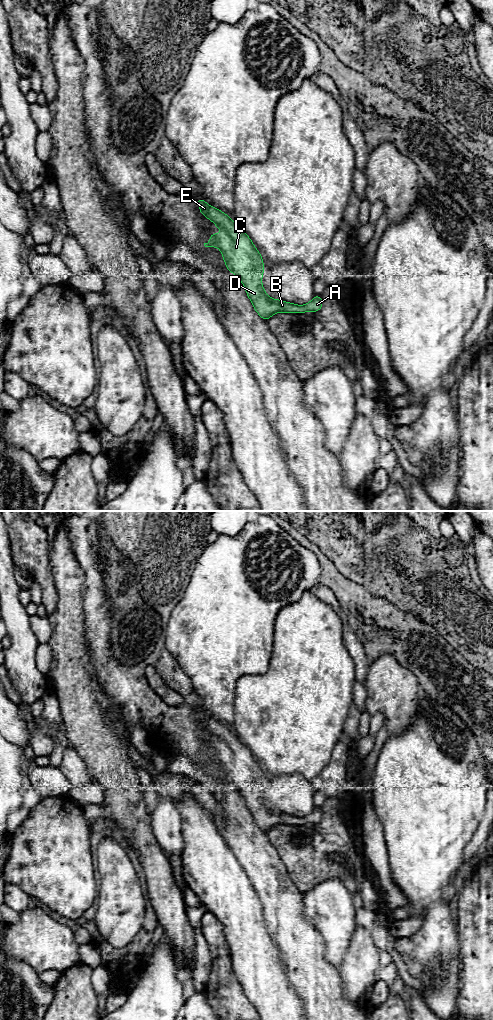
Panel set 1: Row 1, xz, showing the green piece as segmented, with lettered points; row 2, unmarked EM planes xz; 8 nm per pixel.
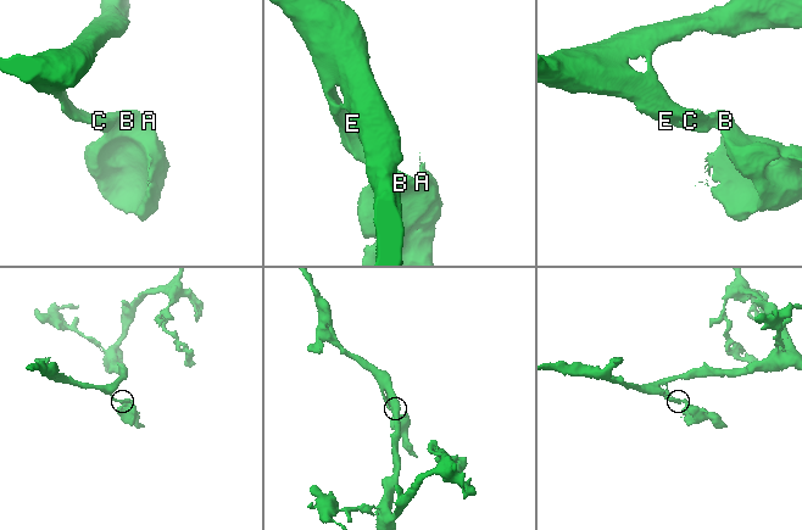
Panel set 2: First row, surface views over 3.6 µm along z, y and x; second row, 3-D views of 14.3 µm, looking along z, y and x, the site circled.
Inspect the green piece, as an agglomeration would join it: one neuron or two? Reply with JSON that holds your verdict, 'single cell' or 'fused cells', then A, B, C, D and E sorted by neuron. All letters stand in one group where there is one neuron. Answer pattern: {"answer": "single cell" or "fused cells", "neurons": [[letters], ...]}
{"answer": "single cell", "neurons": [["A", "B", "C", "D", "E"]]}

